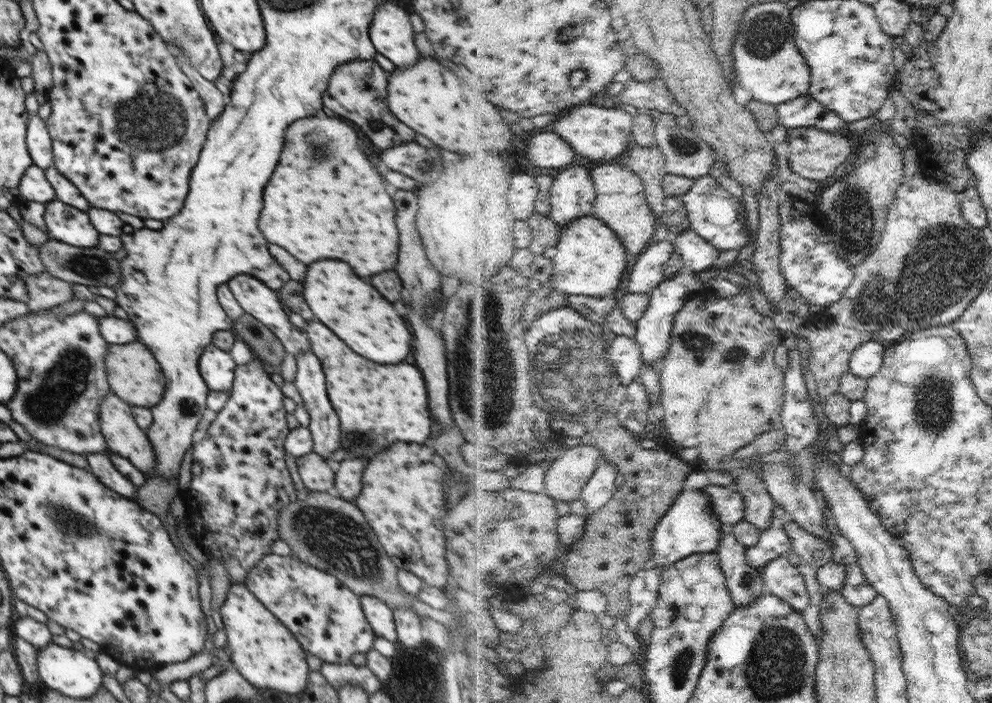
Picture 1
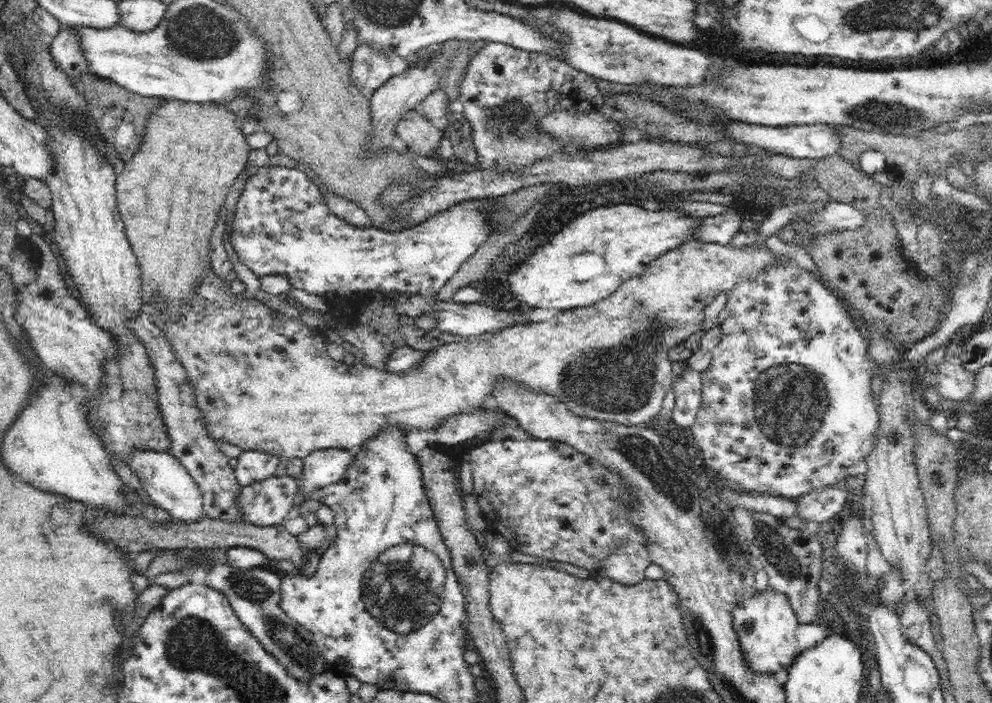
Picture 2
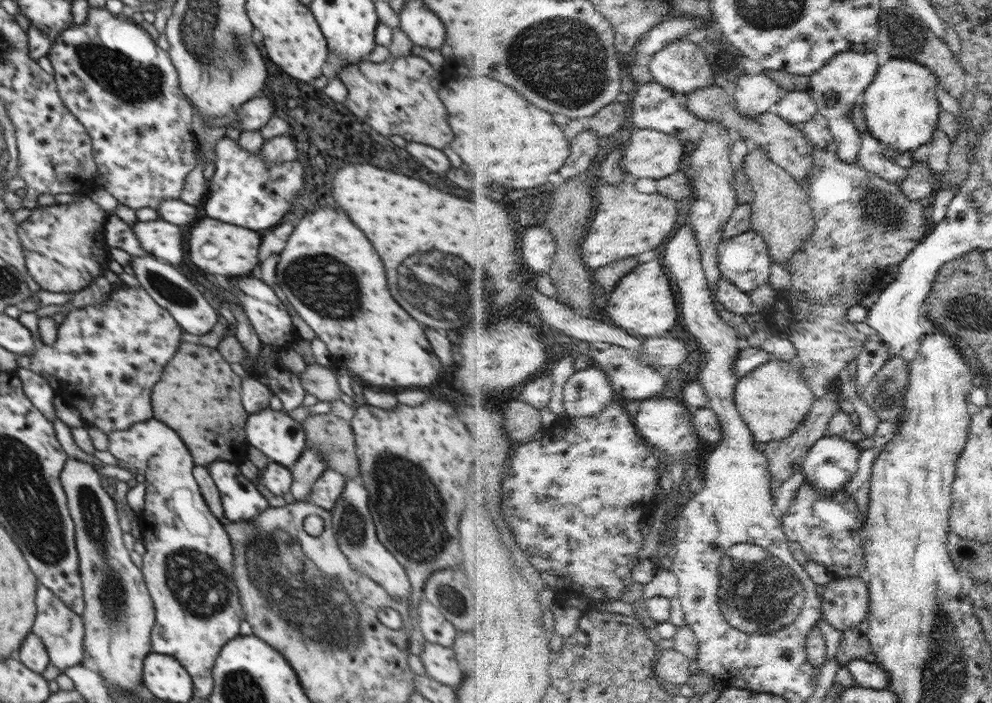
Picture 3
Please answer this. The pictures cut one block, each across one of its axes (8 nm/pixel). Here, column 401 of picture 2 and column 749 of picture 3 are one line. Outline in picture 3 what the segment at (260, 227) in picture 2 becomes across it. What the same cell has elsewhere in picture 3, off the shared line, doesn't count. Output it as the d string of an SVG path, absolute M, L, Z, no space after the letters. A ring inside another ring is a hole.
M753 228L724 240L719 254L723 276L733 280L742 290L750 293L771 282L775 262L767 239Z

